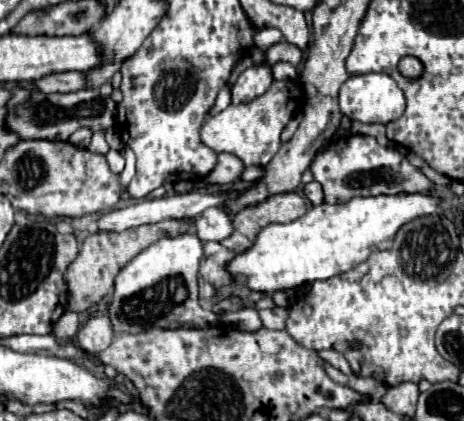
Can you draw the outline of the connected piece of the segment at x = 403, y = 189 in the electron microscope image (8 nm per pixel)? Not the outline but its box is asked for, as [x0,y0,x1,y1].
[310,134,434,202]

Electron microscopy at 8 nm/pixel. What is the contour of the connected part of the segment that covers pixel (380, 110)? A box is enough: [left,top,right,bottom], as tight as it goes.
[340,74,406,124]

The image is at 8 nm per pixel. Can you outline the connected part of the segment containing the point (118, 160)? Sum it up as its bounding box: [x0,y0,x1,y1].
[106,150,124,174]

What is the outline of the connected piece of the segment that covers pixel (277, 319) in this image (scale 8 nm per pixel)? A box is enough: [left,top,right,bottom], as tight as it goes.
[258,308,288,330]

